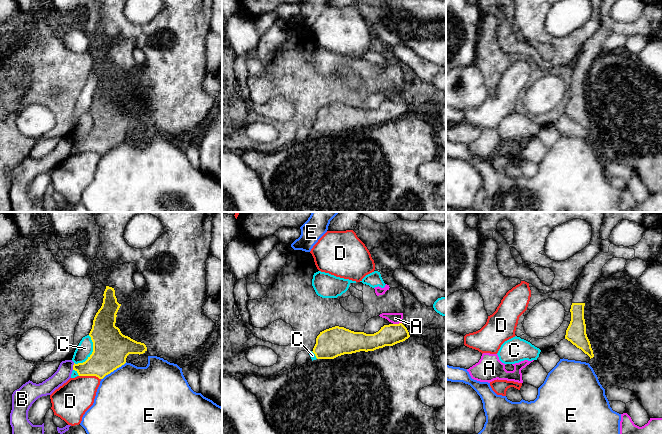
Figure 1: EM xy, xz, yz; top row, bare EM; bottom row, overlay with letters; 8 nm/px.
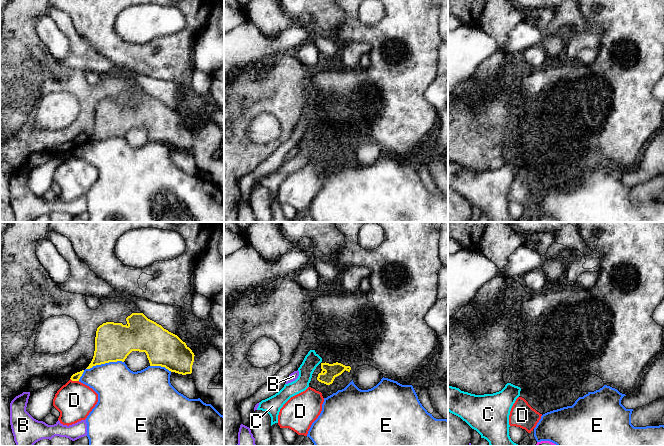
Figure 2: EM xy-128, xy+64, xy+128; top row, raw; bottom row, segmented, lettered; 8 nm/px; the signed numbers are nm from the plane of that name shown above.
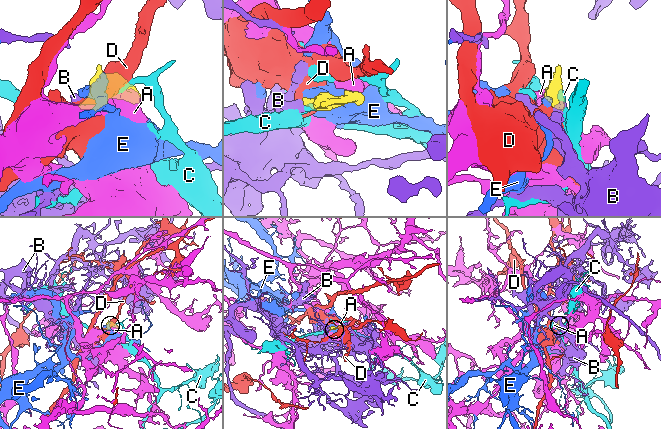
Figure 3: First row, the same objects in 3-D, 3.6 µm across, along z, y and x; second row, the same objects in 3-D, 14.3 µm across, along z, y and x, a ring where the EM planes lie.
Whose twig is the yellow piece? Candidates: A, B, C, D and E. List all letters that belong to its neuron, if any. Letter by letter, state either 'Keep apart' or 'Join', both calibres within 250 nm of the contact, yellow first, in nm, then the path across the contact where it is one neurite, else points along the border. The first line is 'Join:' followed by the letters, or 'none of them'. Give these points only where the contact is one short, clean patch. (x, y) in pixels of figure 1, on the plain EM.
Join: none of them
A: Keep apart. Thickness 170 nm (yellow) against 90 nm. Boundary: xz (401, 98), (393, 100)
B: Keep apart. Thickness 220 nm (yellow) against 120 nm. Boundary: xy (74, 139), (72, 145)
C: Keep apart. Thickness 280 nm (yellow) against 130 nm. Boundary: xy (89, 111), (92, 117), (92, 129), (84, 137), (75, 140)
D: Keep apart. Thickness 280 nm (yellow) against 280 nm. Boundary: xy (79, 151), (95, 151), (100, 155)
E: Keep apart. Thickness 280 nm (yellow) against 500 nm

